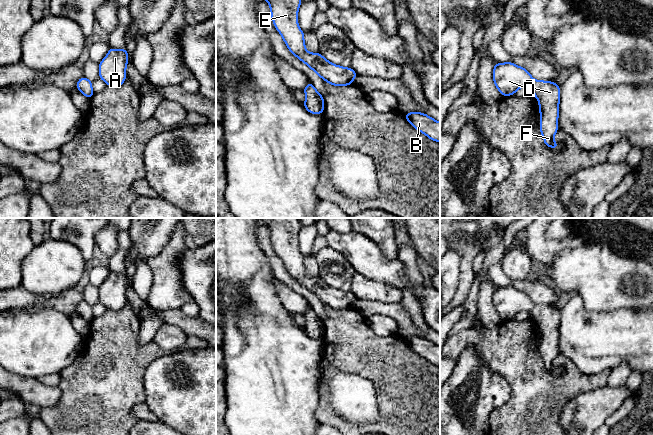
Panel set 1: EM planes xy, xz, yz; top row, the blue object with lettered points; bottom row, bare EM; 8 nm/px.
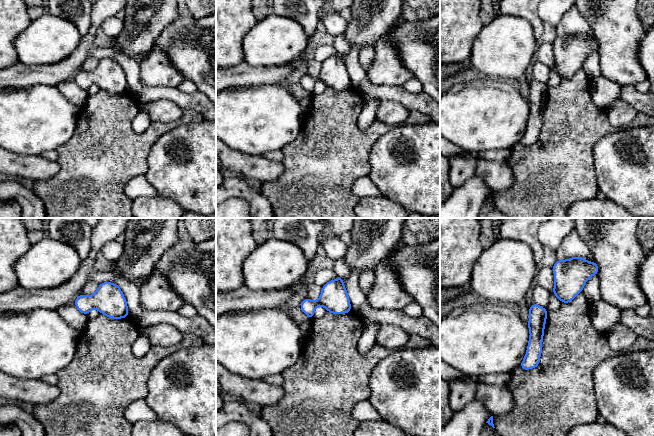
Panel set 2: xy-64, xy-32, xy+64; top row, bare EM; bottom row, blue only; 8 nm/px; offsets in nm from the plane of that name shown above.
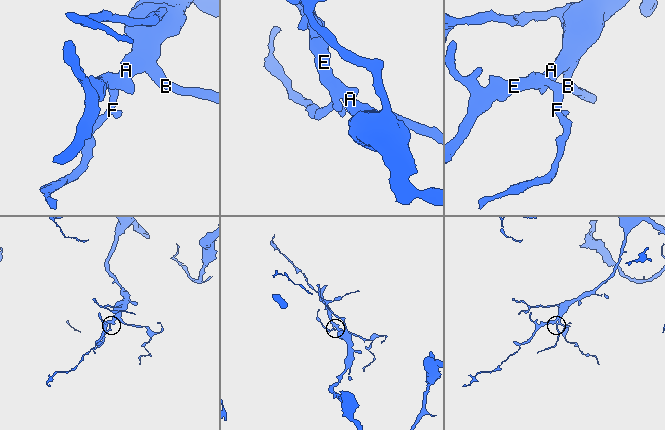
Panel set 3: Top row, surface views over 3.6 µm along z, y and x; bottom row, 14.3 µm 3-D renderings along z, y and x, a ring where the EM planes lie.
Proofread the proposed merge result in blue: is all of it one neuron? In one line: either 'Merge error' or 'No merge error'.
No merge error

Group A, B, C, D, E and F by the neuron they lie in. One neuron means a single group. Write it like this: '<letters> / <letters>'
A B C D E F

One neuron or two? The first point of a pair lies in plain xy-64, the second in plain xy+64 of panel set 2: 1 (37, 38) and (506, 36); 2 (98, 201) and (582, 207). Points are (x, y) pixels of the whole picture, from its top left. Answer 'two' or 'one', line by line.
1: one
2: two

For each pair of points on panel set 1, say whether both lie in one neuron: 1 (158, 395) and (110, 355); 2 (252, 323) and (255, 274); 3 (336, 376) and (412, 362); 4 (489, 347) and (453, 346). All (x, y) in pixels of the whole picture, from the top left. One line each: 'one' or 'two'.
1: two
2: one
3: two
4: one

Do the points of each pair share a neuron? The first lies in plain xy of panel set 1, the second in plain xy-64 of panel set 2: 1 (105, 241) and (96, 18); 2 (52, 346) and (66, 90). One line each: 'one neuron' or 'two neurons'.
1: two neurons
2: two neurons

